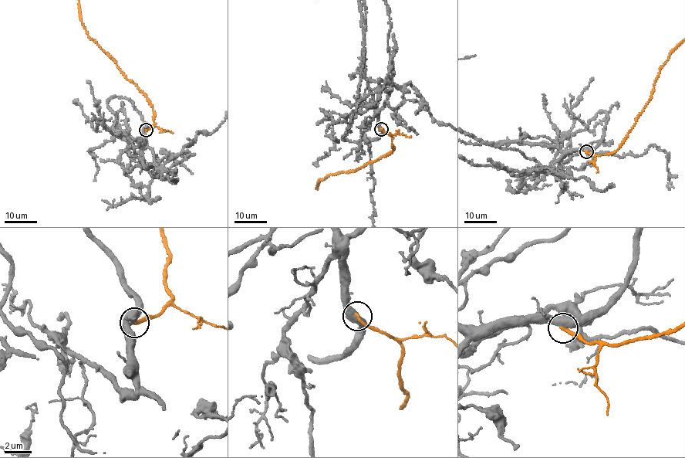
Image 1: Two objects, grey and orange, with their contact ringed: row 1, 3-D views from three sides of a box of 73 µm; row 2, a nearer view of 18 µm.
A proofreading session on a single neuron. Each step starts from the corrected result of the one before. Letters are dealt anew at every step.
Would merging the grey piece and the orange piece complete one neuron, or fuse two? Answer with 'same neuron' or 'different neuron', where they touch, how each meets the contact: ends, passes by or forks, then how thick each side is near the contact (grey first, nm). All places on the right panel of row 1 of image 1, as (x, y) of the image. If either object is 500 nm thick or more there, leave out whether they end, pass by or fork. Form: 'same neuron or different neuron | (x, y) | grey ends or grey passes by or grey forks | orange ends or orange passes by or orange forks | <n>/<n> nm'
same neuron | (586, 151) | 550/240 nm

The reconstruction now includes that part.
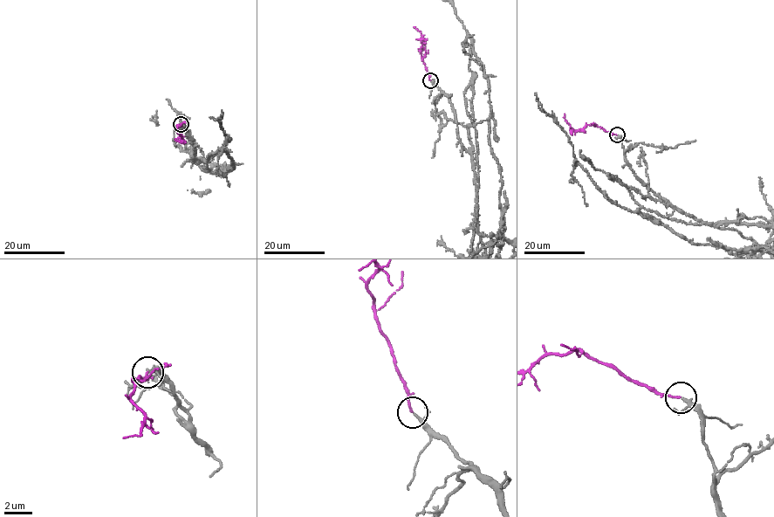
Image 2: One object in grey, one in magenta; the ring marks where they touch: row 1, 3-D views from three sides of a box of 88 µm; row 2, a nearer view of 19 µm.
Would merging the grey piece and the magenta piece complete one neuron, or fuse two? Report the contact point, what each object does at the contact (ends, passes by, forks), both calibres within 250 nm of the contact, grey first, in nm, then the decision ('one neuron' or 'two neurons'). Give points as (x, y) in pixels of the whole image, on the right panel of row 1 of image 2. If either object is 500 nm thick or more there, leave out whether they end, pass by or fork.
place (617, 134); grey passes by; magenta ends; calibres 170 and 160 nm; one neuron

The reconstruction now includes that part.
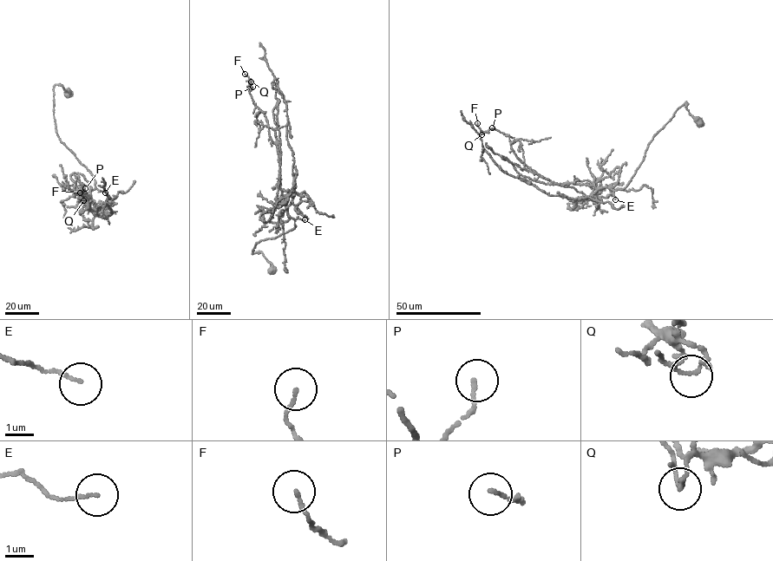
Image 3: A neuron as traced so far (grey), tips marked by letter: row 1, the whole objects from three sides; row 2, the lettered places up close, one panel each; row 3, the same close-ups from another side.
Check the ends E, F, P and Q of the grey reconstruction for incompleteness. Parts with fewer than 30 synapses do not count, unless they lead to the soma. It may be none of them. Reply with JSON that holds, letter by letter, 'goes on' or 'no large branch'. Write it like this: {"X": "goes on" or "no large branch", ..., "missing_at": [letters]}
{"E": "no large branch", "F": "no large branch", "P": "no large branch", "Q": "no large branch", "missing_at": []}

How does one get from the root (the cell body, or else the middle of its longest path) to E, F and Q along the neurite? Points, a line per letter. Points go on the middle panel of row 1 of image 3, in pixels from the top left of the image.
E: (271, 270), (271, 264), (262, 252), (252, 253), (256, 243), (294, 228), (295, 219), (304, 219)
F: (271, 270), (262, 252), (252, 251), (294, 228), (295, 219), (280, 188), (277, 146), (245, 74)
Q: (271, 270), (262, 252), (252, 251), (294, 228), (295, 219), (280, 188), (277, 146), (253, 103), (251, 81)

